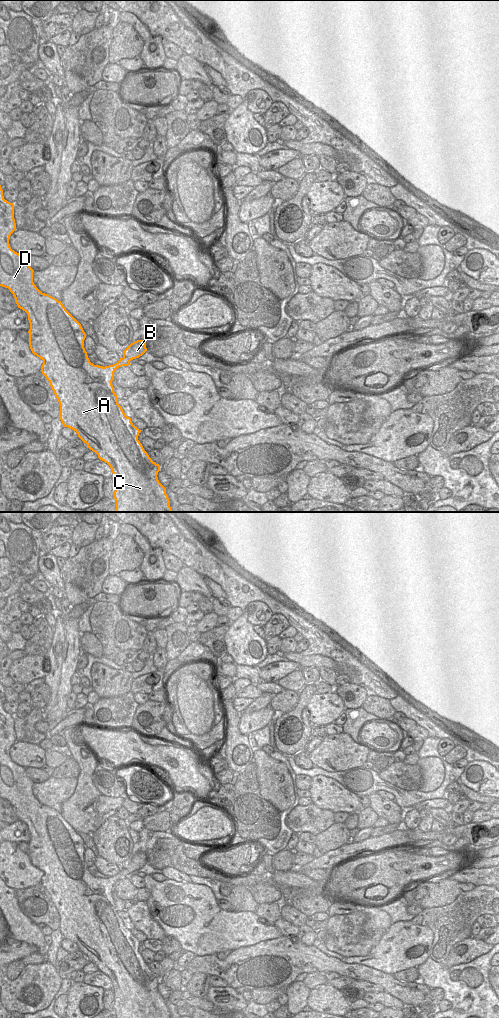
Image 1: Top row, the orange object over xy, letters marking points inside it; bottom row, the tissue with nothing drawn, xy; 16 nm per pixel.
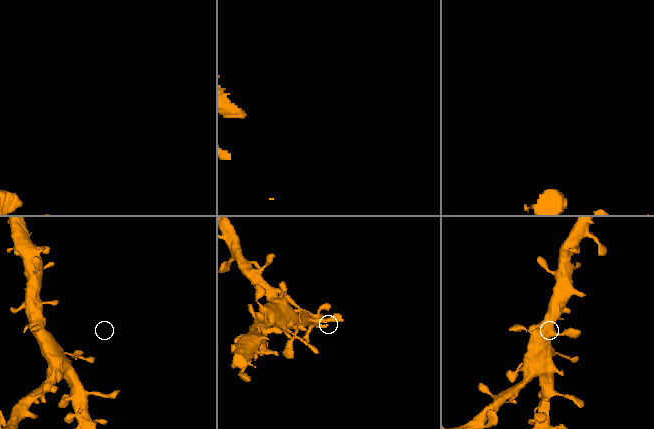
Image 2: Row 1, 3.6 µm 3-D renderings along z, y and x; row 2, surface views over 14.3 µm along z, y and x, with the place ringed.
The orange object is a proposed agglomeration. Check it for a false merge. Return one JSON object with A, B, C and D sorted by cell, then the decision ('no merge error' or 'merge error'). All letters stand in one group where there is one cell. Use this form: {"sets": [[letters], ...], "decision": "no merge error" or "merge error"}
{"sets": [["A", "B", "C", "D"]], "decision": "no merge error"}

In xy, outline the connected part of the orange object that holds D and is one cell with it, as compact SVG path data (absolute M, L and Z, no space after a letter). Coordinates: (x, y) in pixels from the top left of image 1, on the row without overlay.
M0 697L0 798L8 800L15 810L18 820L25 823L30 835L29 858L34 867L43 872L41 884L49 893L50 898L59 914L59 930L63 939L74 942L87 959L107 975L114 990L114 1011L116 1018L170 1018L165 999L158 992L160 977L156 976L144 962L138 952L139 942L131 934L118 916L112 893L117 880L131 877L130 873L142 868L146 863L146 852L137 852L123 862L123 869L113 877L99 878L90 874L84 860L86 846L81 836L66 822L61 813L42 805L33 794L34 782L27 776L25 768L11 761L9 751L16 742L14 731L14 716L4 711Z

